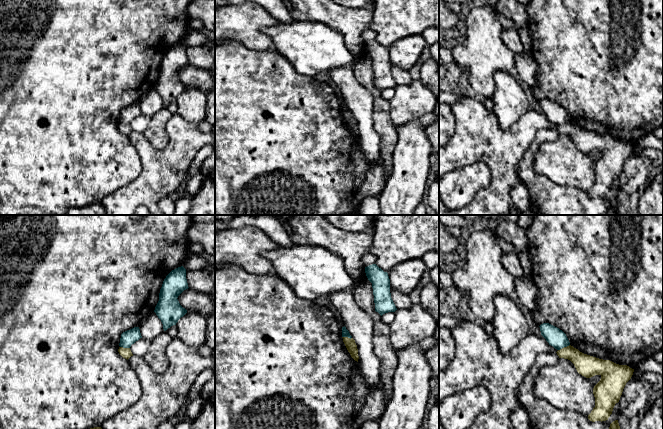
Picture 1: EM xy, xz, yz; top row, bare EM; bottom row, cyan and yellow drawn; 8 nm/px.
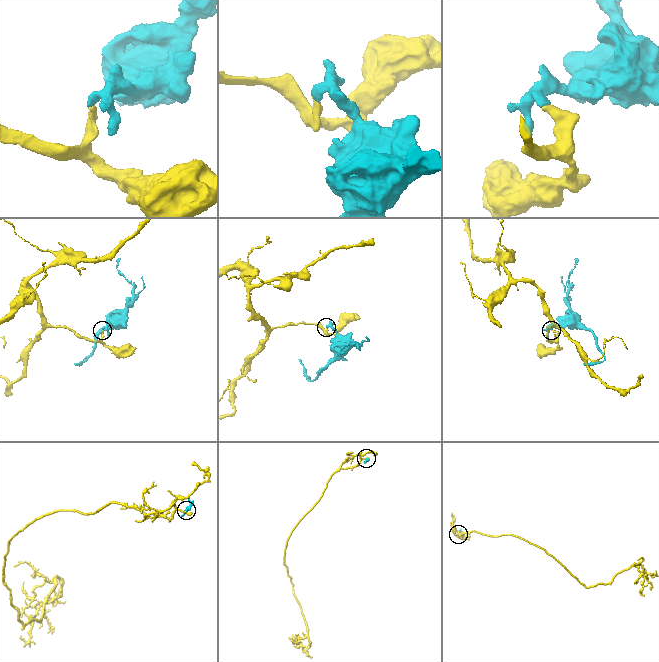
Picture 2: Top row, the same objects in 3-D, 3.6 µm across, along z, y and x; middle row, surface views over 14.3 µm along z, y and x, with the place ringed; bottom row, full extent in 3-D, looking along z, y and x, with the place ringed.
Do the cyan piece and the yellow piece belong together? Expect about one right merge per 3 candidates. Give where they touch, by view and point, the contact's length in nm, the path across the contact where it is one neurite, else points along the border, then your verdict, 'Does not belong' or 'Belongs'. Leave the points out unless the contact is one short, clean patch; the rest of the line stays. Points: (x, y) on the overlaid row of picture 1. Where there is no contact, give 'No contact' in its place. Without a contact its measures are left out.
Touches cyan at yz (563, 347). Shared border 110 nm. Boundary: yz (569, 344), (558, 350). Does not belong

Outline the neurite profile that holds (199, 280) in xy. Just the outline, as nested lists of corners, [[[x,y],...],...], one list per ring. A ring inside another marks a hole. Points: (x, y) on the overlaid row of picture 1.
[[[186,270],[186,279],[188,287],[195,291],[210,295],[214,289],[214,282],[206,270]]]

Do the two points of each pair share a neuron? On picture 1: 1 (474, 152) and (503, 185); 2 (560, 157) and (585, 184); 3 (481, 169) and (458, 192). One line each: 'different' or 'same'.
1: same
2: same
3: same

